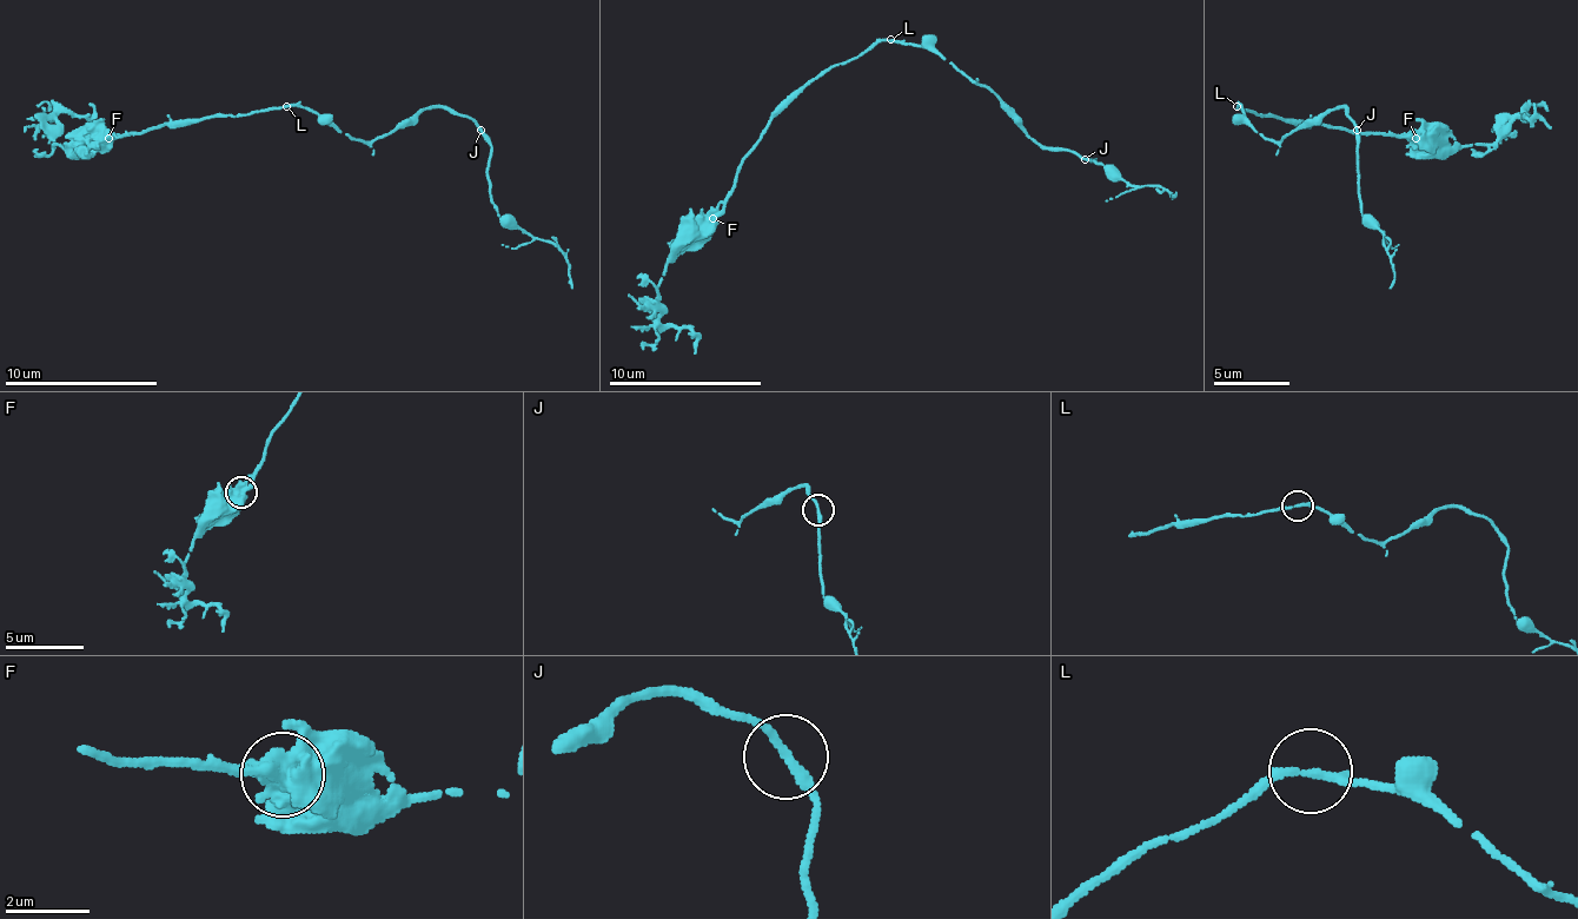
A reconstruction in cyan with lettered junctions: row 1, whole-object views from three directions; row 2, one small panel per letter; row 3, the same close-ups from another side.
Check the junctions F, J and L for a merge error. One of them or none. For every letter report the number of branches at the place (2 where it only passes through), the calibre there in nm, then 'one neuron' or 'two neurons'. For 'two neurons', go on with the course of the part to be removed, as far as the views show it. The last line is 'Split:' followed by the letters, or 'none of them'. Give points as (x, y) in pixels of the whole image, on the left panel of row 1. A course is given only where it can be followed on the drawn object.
F: 3 branches meet; 600 nm thick; two neurons; foreign part runs (107, 137), (298, 106), (359, 140), (436, 106), (466, 113), (489, 144), (489, 202), (565, 259), (572, 289)
J: 2 branches meet; 200 nm thick; one neuron
L: 2 branches meet; 200 nm thick; one neuron
Split: F

